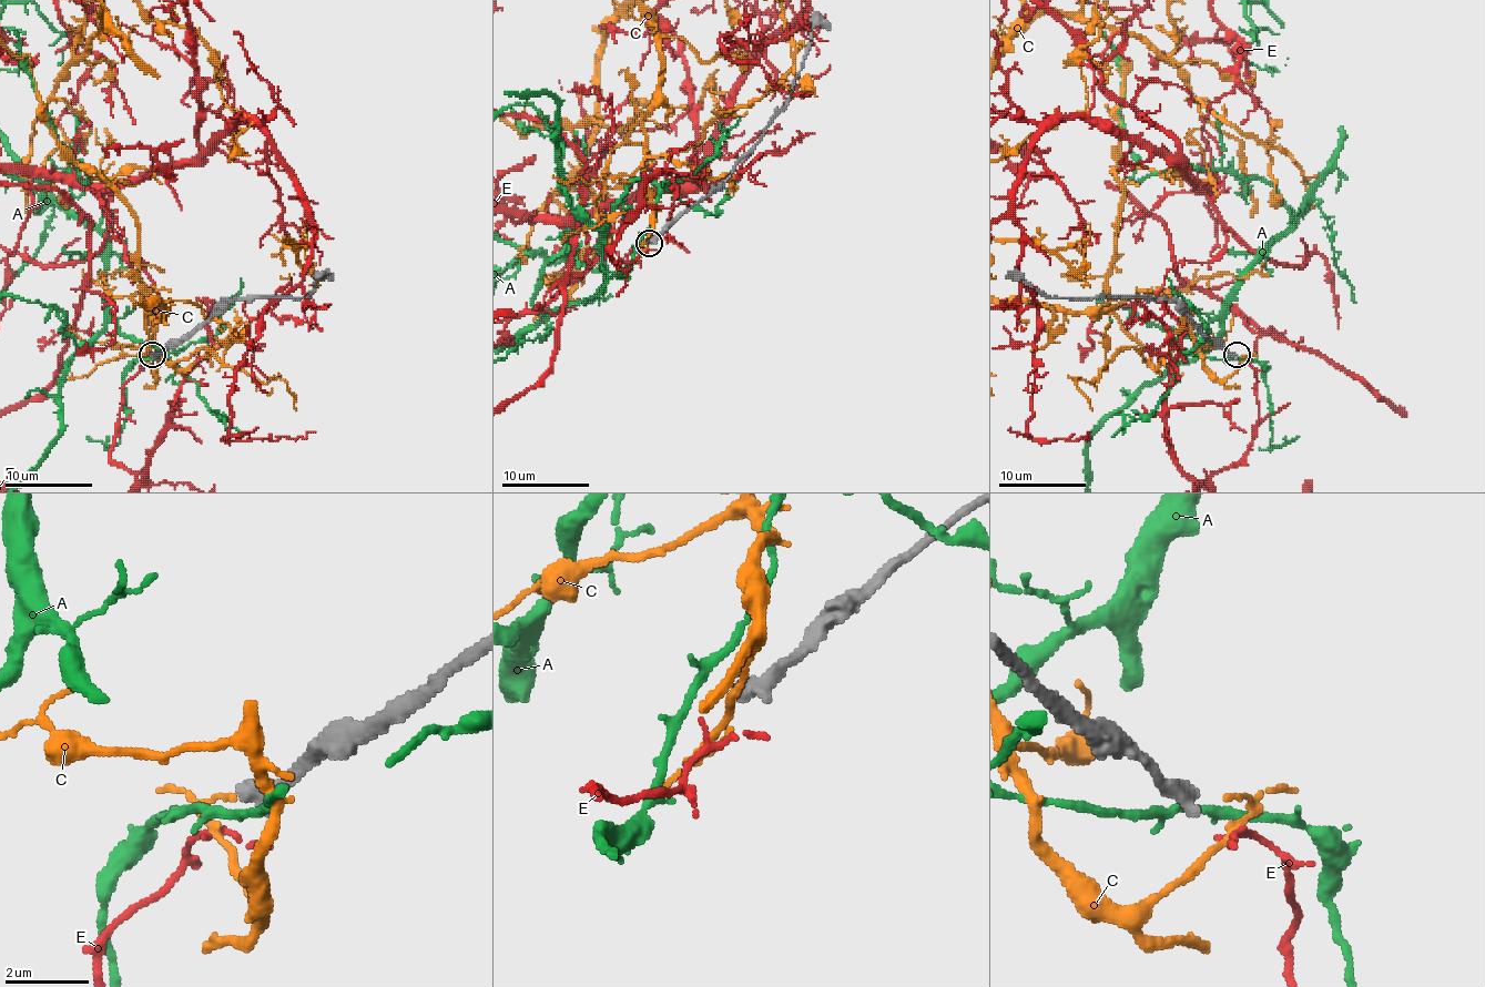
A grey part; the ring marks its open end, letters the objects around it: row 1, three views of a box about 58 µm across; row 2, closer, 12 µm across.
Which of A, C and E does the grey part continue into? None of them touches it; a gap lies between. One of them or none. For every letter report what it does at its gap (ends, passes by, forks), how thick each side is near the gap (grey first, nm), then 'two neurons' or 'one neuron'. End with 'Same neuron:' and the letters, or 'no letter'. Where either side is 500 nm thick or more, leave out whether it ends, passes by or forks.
A: it passes by; calibres 420 and 220 nm; two neurons
C: it ends; calibres 420 and 100 nm; two neurons
E: it ends; calibres 420 and 170 nm; two neurons
Same neuron: no letter

